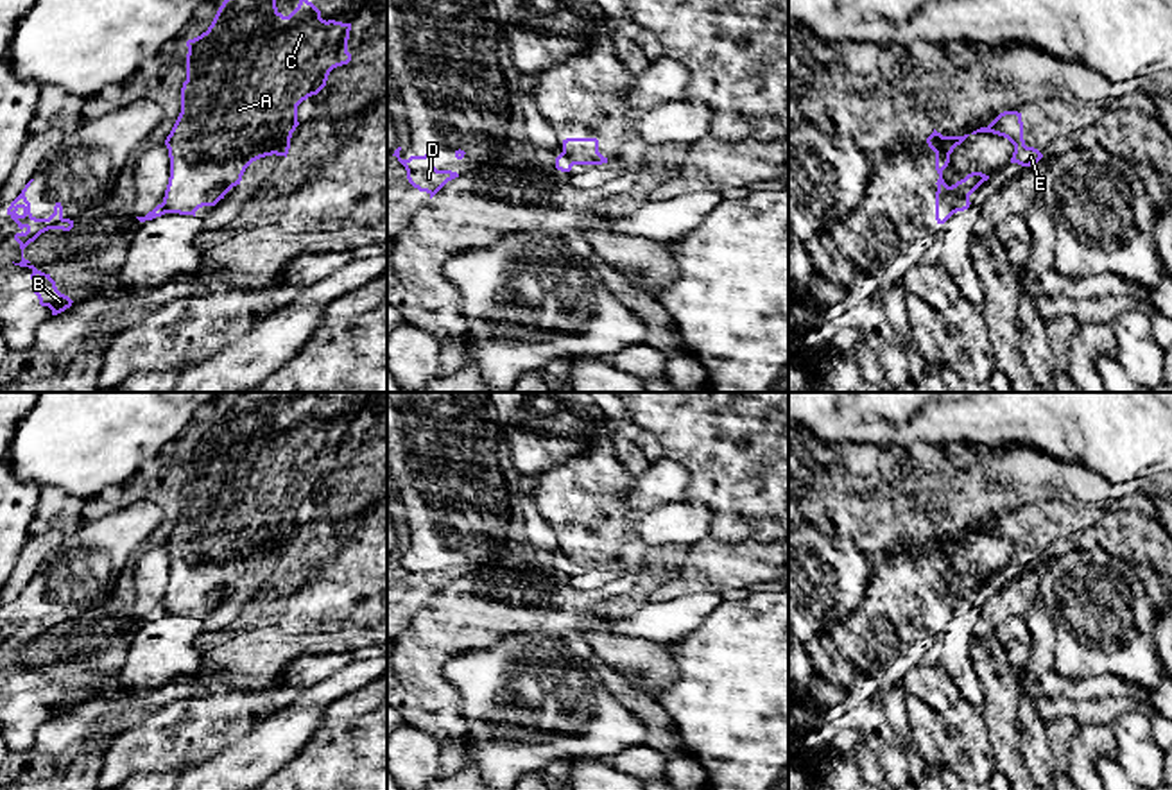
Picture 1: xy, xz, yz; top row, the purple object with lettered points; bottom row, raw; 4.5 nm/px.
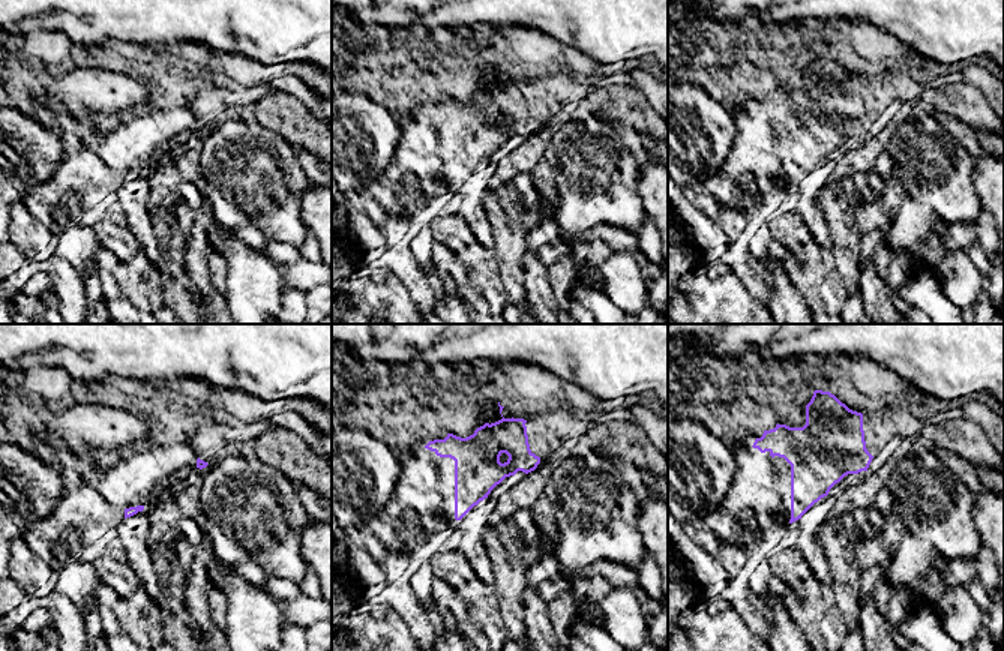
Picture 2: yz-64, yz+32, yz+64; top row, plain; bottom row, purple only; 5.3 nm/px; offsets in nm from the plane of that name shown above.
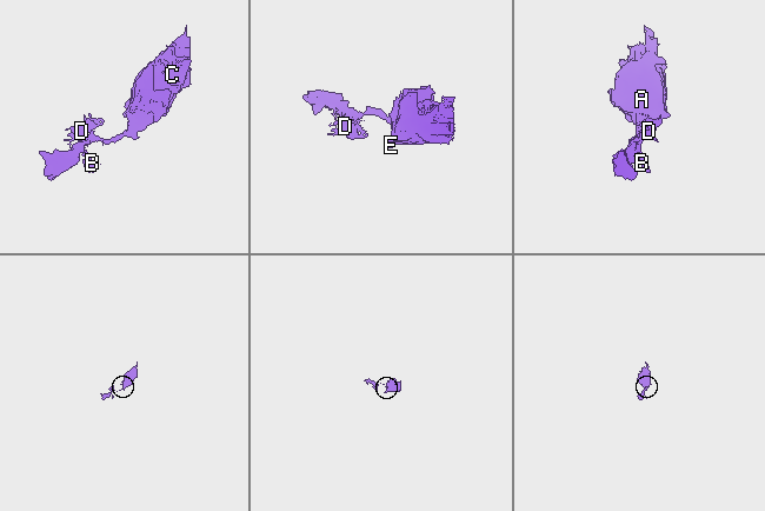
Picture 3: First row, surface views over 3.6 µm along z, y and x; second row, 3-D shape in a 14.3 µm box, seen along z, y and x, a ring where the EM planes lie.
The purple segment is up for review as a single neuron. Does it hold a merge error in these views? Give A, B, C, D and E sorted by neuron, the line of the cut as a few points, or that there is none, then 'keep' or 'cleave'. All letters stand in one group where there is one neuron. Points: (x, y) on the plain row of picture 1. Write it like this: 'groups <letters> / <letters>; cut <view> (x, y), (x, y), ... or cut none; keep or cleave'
groups A C E / B D; cut xz (561, 554), (574, 565); cleave

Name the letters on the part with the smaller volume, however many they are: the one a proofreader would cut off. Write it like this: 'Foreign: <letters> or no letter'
Foreign: B, D

